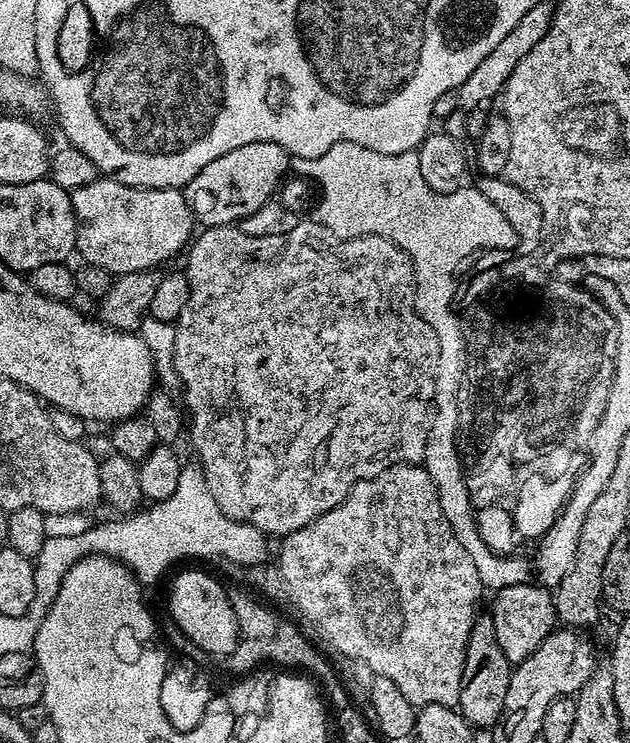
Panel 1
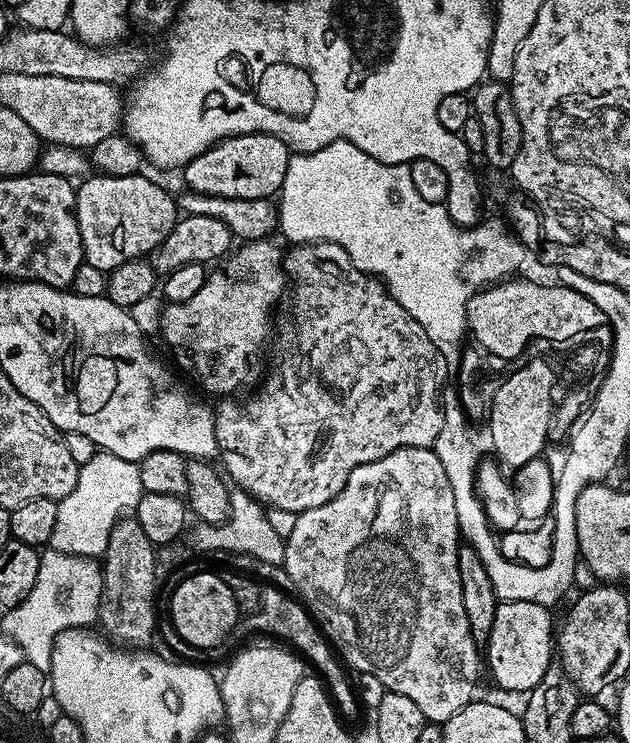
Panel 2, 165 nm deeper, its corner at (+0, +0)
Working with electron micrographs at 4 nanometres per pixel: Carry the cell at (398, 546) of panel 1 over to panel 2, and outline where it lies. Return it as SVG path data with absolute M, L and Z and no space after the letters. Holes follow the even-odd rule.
M399 448L386 454L386 458L378 458L374 462L366 462L366 466L358 466L358 470L354 470L350 478L346 478L346 486L337 496L330 498L330 502L297 515L294 530L284 542L282 571L290 574L295 595L316 619L316 623L328 637L329 644L342 657L343 663L349 669L357 668L360 672L369 672L381 684L381 689L406 694L406 698L412 699L418 710L422 710L425 721L441 726L454 718L458 710L472 703L477 695L476 683L480 680L480 672L482 676L482 648L470 630L470 618L466 616L466 605L462 602L462 578L458 570L458 550L461 546L458 513L454 511L454 489L450 487L446 469L442 467L442 462L438 462L438 454L432 448Z

